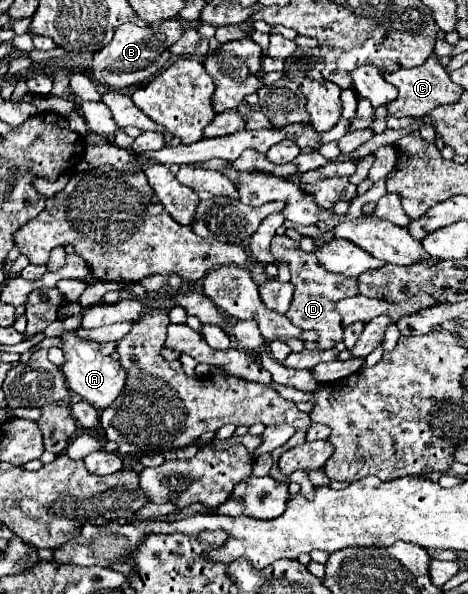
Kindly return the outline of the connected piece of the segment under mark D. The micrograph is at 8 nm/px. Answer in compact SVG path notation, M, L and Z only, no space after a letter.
M275 236L271 242L271 252L273 252L273 256L279 256L281 260L287 262L287 266L291 270L291 282L295 284L293 302L291 302L289 310L285 312L285 316L291 318L291 322L295 326L299 326L301 330L317 332L319 350L333 348L337 342L343 340L343 324L341 324L339 314L335 312L335 304L341 298L357 294L357 278L347 278L343 274L331 274L327 270L323 270L323 274L321 274L315 254L301 250L299 242L291 240L289 236Z

